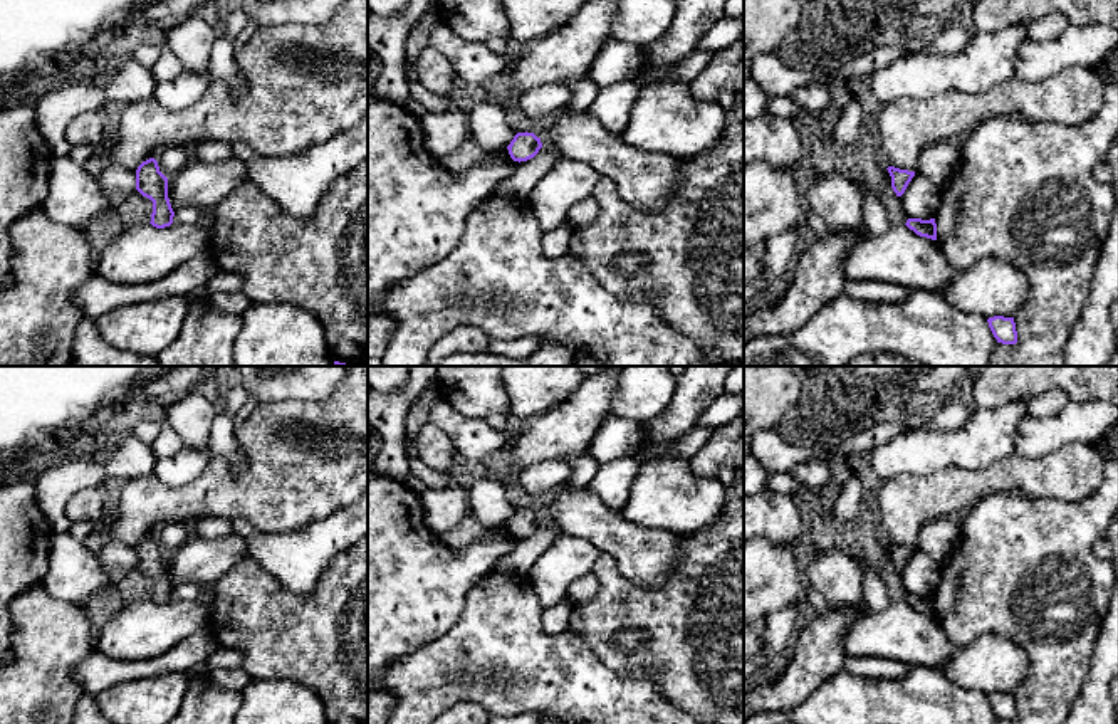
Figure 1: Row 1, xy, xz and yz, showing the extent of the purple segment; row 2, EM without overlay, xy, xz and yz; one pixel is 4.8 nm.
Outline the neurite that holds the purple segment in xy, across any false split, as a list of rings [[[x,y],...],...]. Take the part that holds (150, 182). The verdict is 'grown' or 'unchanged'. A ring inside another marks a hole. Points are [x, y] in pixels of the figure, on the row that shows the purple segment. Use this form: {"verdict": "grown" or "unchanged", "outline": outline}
{"verdict": "unchanged", "outline": [[[149,158],[136,170],[136,190],[153,202],[151,225],[165,228],[173,223],[175,212],[168,198],[168,178],[159,171],[158,161]]]}

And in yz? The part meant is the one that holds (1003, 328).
{"verdict": "unchanged", "outline": [[[994,316],[994,317],[989,317],[987,323],[997,343],[1002,343],[1002,344],[1017,343],[1014,317]]]}

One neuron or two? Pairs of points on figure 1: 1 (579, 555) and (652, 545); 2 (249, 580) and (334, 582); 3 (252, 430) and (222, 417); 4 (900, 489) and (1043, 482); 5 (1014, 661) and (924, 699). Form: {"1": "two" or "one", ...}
{"1": "two", "2": "one", "3": "two", "4": "one", "5": "two"}

